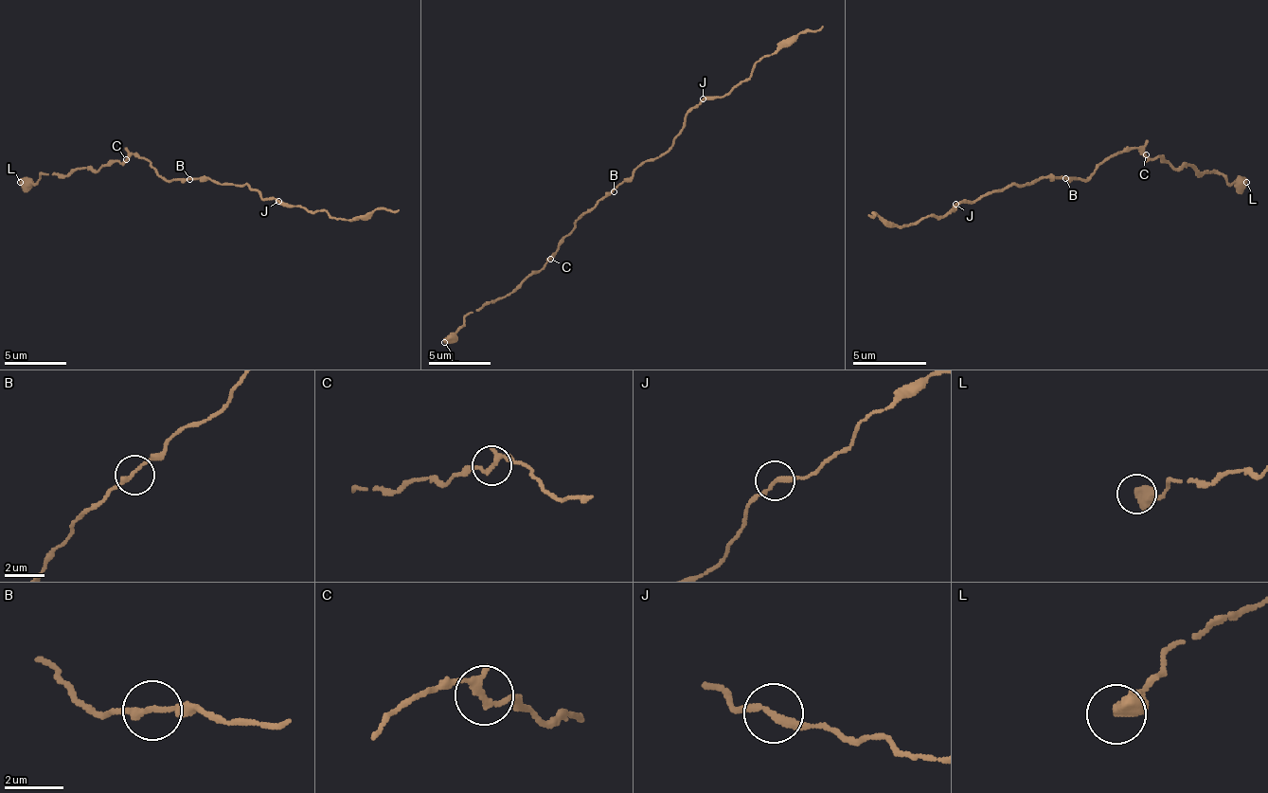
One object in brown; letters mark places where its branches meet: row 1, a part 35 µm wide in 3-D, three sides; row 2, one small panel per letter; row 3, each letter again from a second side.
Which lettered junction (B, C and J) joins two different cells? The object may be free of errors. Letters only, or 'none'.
none

